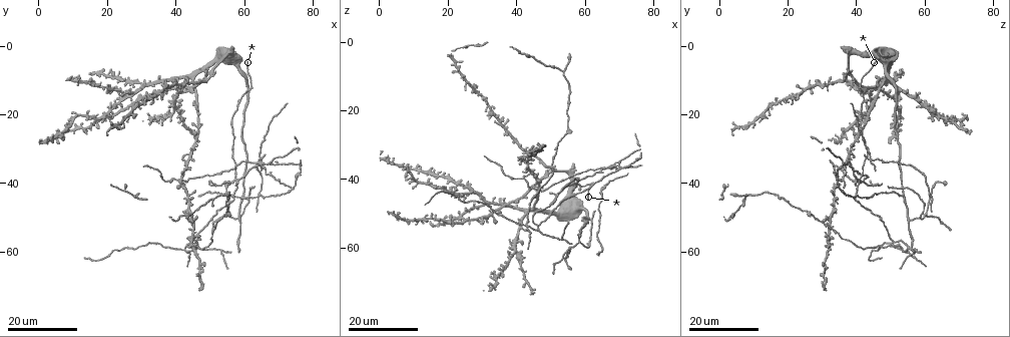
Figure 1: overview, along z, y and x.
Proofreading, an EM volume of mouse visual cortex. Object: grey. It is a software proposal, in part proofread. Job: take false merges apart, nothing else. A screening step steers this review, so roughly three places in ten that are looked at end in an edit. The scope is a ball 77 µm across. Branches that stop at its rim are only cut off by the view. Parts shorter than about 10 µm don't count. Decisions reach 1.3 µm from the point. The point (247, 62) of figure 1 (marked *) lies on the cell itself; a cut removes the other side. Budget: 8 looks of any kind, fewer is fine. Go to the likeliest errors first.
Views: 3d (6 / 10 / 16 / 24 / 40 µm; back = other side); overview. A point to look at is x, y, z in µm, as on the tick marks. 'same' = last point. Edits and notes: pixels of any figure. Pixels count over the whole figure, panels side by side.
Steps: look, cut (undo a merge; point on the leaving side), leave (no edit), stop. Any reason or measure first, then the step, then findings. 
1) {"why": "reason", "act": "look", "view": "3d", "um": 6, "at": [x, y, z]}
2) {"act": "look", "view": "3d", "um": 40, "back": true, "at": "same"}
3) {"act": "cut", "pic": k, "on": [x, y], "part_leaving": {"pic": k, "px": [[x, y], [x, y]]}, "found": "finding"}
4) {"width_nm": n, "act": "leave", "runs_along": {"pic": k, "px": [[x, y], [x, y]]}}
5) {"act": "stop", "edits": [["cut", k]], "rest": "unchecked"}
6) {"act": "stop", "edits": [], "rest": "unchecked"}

{"why": "arms run side by side", "act": "look", "view": "3d", "um": 24, "at": [57.5, 39.0, 40.5]}

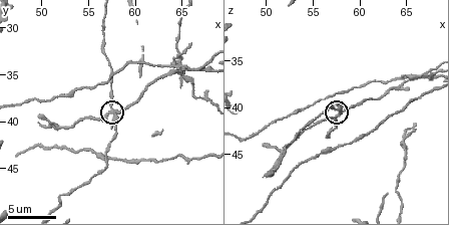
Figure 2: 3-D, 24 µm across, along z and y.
{"why": "closer look", "act": "look", "view": "3d", "um": 6, "at": "same"}

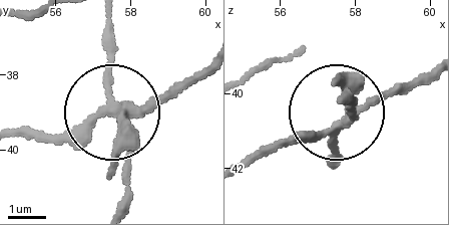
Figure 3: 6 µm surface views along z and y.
{"act": "cut", "pic": 3, "on": [118, 145], "part_leaving": {"pic": 3, "px": [[118, 108], [201, 70]]}, "found": "a second cell is stuck on"}

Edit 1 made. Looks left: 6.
{"why": "redraw", "act": "look", "view": "overview"}

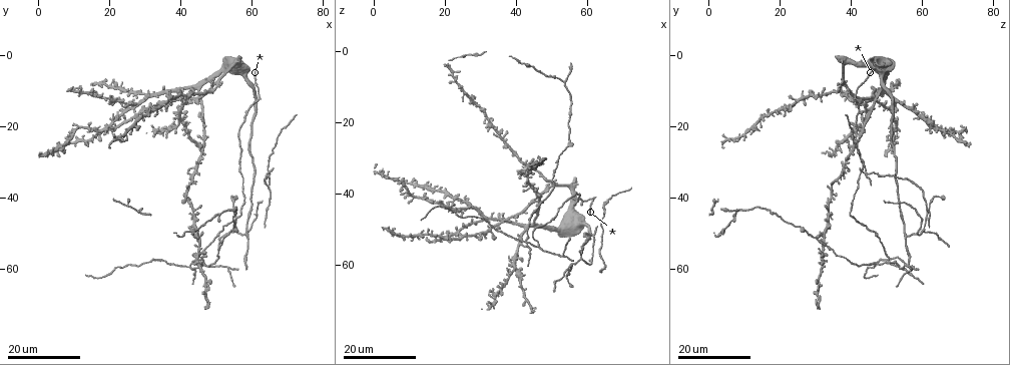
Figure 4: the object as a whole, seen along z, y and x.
{"why": "small branch off a trunk", "act": "look", "view": "3d", "um": 16, "at": [43.0, 59.0, 53.0]}

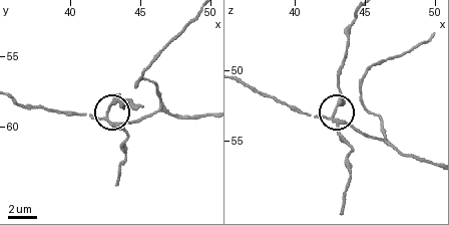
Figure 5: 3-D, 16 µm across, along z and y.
{"why": "closer look", "act": "look", "view": "3d", "um": 10, "at": [42.4, 59.4, 53.4]}

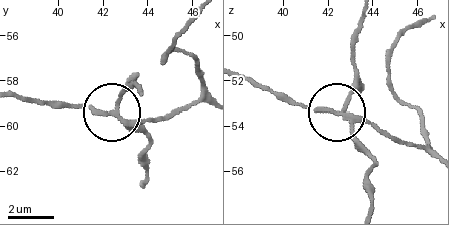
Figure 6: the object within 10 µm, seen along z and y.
{"width_nm": 150, "act": "cut", "pic": 6, "on": [360, 151], "part_leaving": {"pic": 6, "px": [[344, 116], [356, 77], [362, 19]]}, "found": "a second cell is stuck on"}

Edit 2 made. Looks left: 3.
{"act": "look", "view": "overview"}

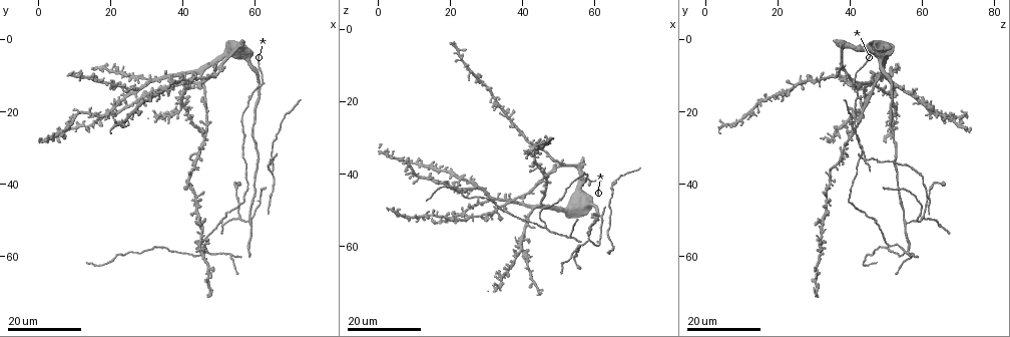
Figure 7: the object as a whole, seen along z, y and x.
{"why": "arms part here", "act": "look", "view": "3d", "um": 24, "at": [46.0, 59.0, 55.5]}

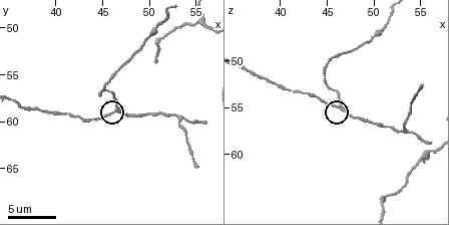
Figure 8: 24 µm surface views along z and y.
{"act": "look", "view": "3d", "um": 6, "at": [46.6, 59.0, 55.2]}

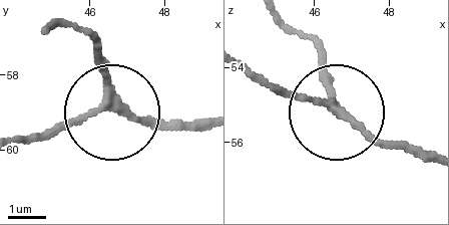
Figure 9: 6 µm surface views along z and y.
{"side_arm_um": 16, "arms": 3, "act": "leave", "found": "one cell here"}

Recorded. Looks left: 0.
{"act": "stop", "edits": [["cut", 3], ["cut", 6]], "rest": "unchecked"}

